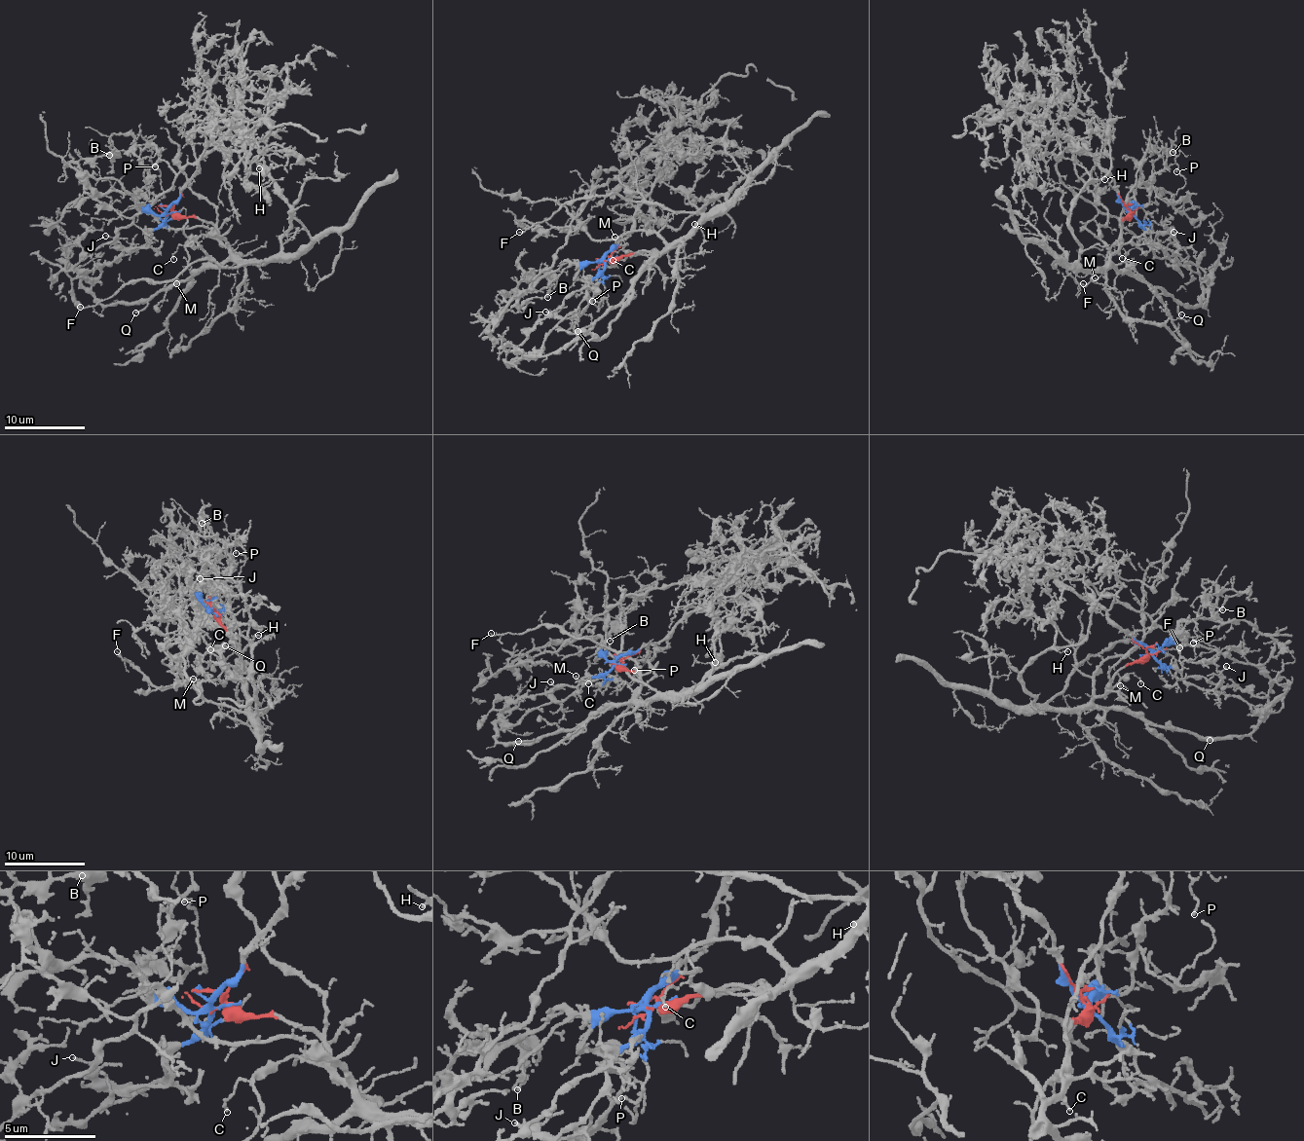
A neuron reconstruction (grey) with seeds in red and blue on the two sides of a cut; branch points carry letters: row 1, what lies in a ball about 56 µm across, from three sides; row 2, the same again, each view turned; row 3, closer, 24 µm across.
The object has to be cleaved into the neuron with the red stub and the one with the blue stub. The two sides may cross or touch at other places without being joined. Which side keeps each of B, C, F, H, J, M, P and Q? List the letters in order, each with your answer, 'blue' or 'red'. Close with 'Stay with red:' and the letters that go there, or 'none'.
B: blue
C: red
F: red
H: red
J: blue
M: red
P: blue
Q: red
Stay with red: C, F, H, M, Q

